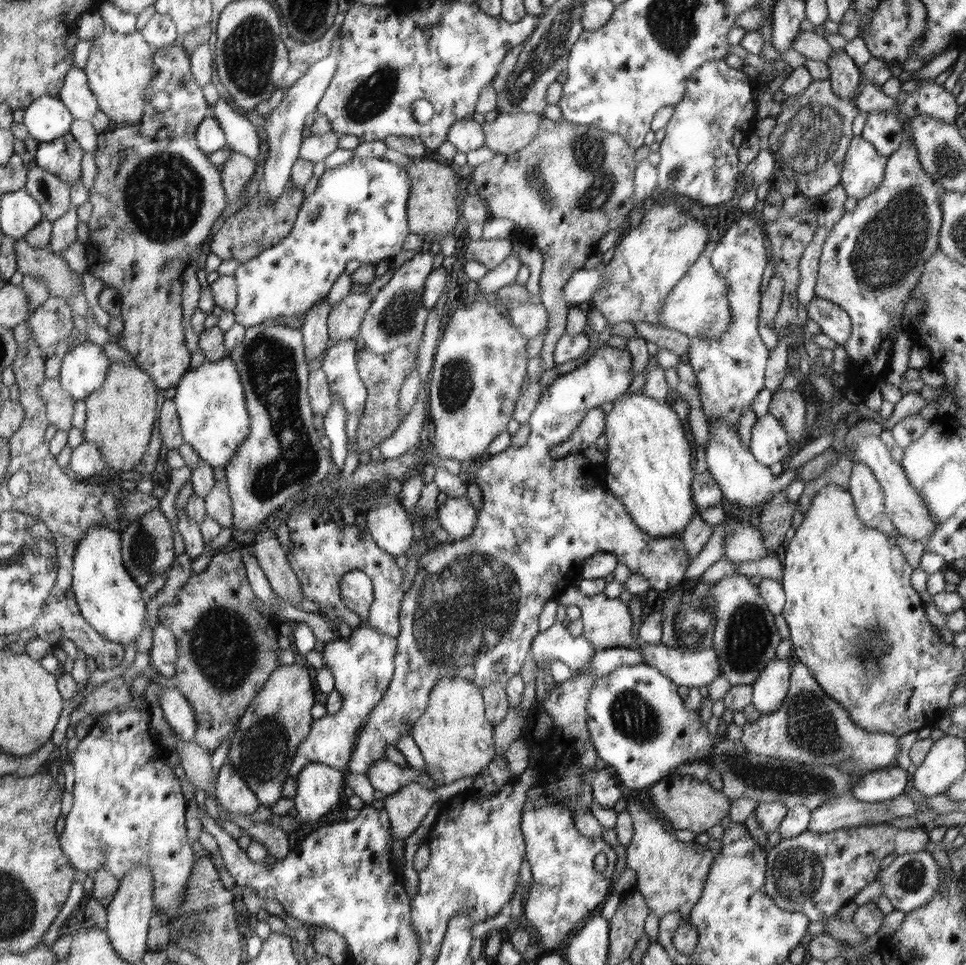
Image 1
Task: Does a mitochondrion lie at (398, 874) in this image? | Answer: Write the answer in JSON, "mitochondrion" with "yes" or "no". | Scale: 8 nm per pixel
{"mitochondrion":"no"}

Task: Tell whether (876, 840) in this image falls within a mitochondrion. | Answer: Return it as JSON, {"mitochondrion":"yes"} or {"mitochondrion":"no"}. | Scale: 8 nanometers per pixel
{"mitochondrion":"no"}

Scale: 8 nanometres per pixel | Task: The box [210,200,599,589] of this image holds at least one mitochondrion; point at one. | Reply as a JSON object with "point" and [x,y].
{"point":[270,365]}

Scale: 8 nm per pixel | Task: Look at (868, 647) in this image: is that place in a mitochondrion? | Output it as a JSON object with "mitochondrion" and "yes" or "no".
{"mitochondrion":"yes"}

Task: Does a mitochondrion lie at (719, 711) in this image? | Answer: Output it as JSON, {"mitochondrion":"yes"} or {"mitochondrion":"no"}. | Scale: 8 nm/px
{"mitochondrion":"no"}

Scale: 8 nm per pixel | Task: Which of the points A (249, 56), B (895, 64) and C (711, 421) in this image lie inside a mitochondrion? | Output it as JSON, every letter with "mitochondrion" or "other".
{"A":"mitochondrion","B":"other","C":"other"}

